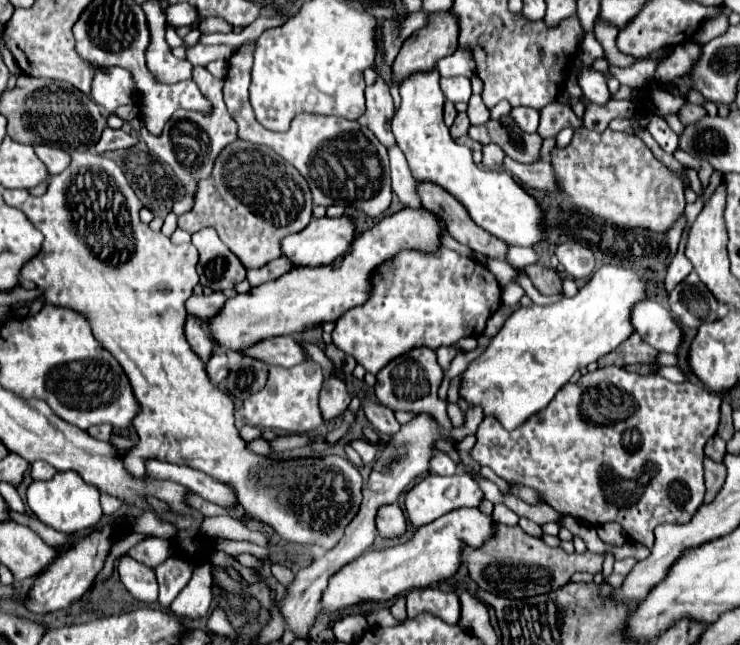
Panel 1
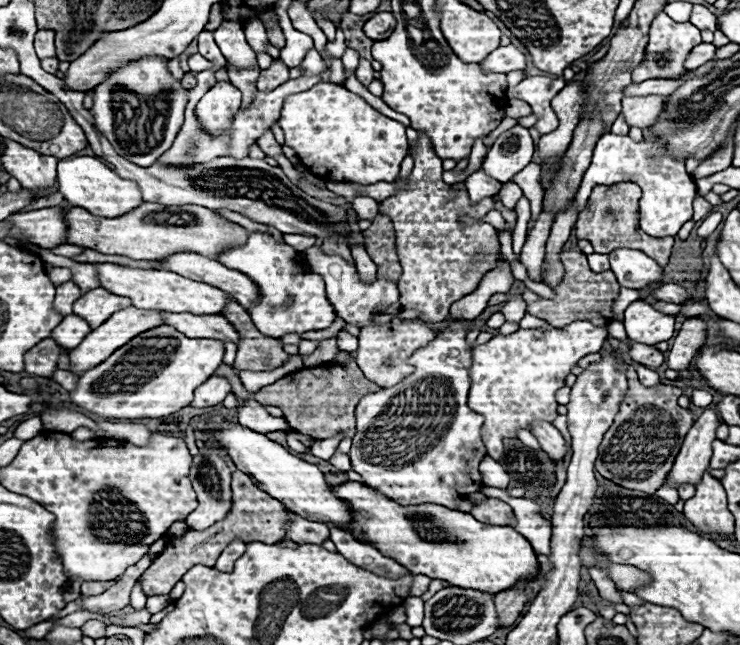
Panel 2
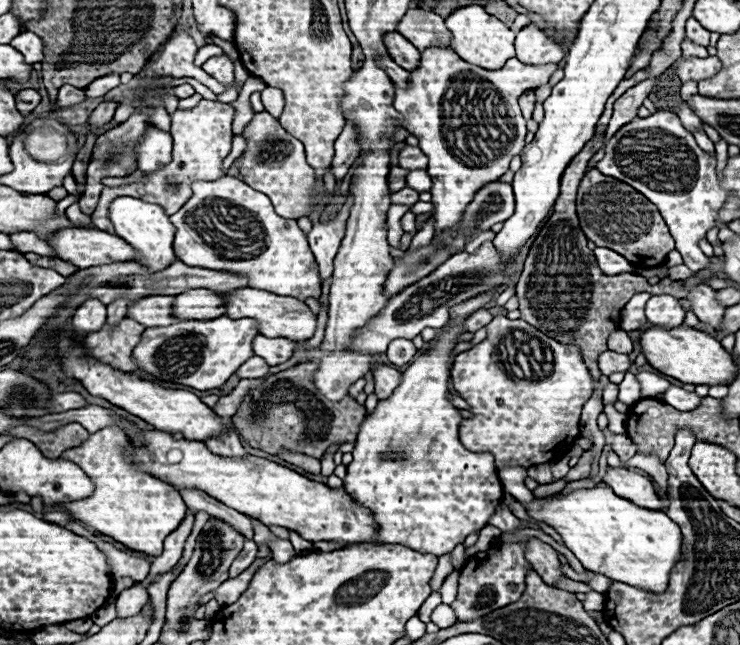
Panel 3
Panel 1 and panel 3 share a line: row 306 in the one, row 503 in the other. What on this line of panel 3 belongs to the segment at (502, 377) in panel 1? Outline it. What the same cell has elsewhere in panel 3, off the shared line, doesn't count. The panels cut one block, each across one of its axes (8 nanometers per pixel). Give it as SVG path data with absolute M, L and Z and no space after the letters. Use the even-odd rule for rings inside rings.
M610 486L534 498L530 504L524 504L524 508L532 520L554 528L586 570L656 594L666 590L670 570L680 558L682 544L680 528L666 512L640 508L616 496Z

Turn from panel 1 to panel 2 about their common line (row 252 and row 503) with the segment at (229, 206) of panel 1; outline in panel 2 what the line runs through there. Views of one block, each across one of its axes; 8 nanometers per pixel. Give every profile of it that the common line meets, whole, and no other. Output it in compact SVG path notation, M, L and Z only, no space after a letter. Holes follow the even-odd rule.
M236 470L232 494L234 494L232 496L234 508L228 512L228 516L224 520L220 520L218 524L214 524L208 530L202 530L202 532L190 530L190 532L186 532L184 538L176 538L176 540L168 542L166 550L140 576L140 586L146 596L170 594L174 584L186 574L186 570L190 570L190 566L196 566L196 564L214 566L214 562L218 560L222 550L230 542L234 542L234 538L240 538L242 542L280 542L282 538L286 538L286 510L284 510L284 506L278 500L270 498L266 492L262 492L252 482L250 476Z

